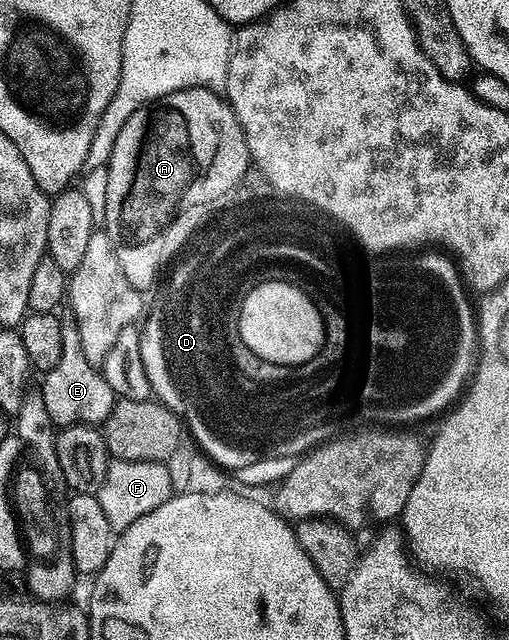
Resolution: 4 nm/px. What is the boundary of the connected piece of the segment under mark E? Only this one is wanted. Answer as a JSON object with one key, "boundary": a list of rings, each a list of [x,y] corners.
{"boundary":[[[63,310],[60,318],[62,320],[60,334],[64,341],[64,349],[60,352],[60,361],[56,361],[56,366],[41,376],[40,394],[44,401],[44,409],[48,409],[50,422],[59,428],[70,427],[73,423],[105,424],[108,413],[112,413],[116,398],[112,385],[108,385],[101,370],[90,363],[88,357],[84,357],[80,333],[71,311]]]}

